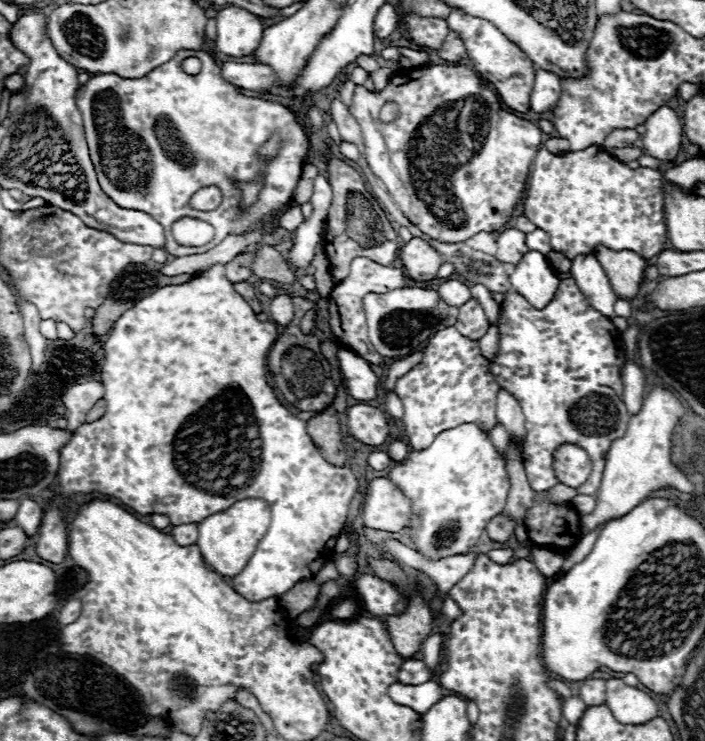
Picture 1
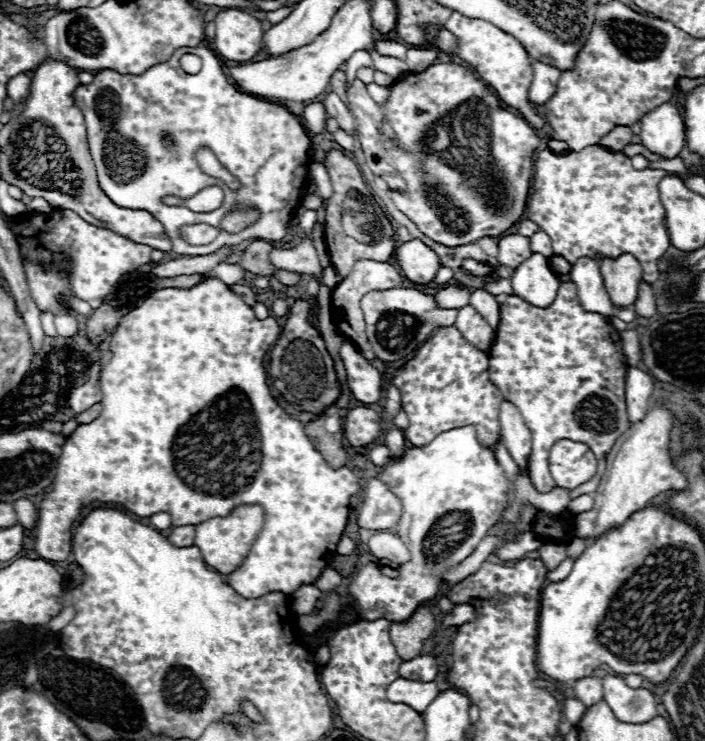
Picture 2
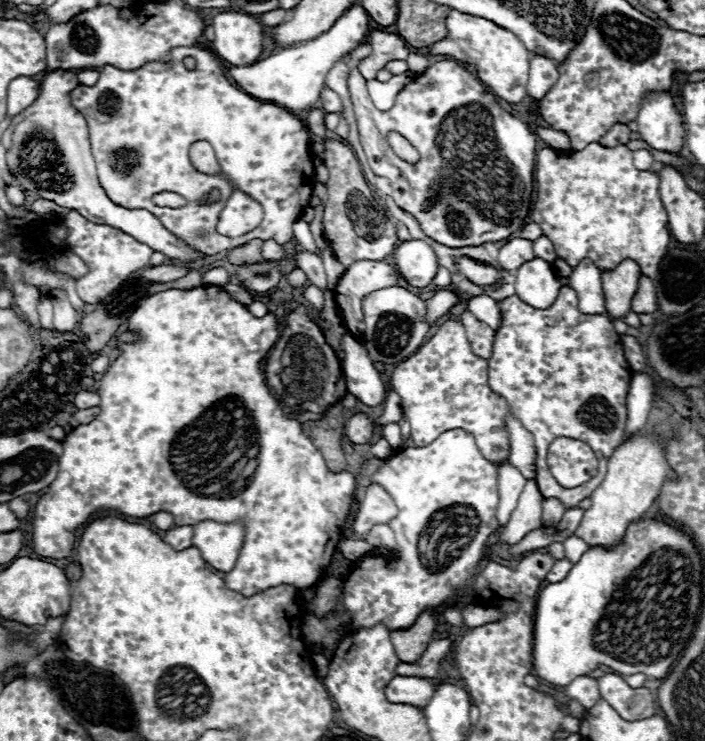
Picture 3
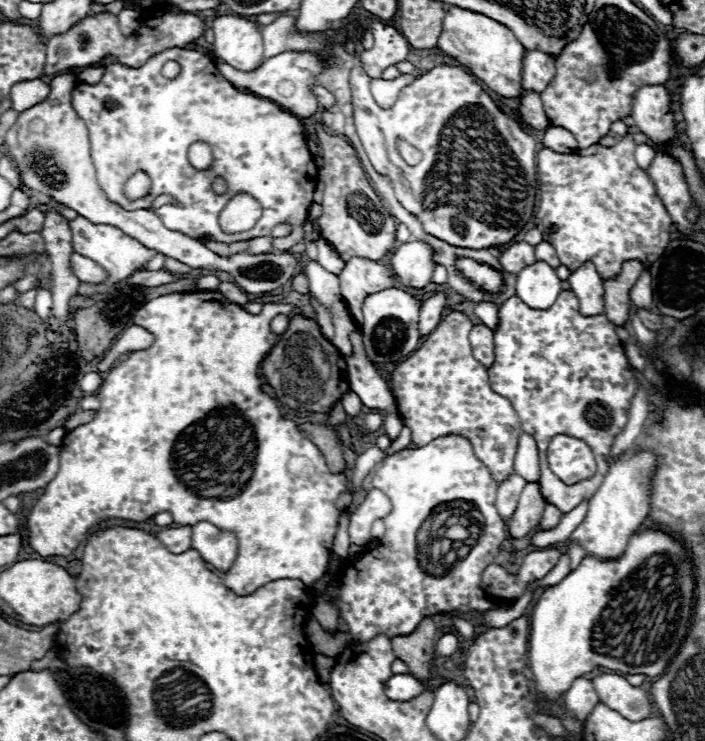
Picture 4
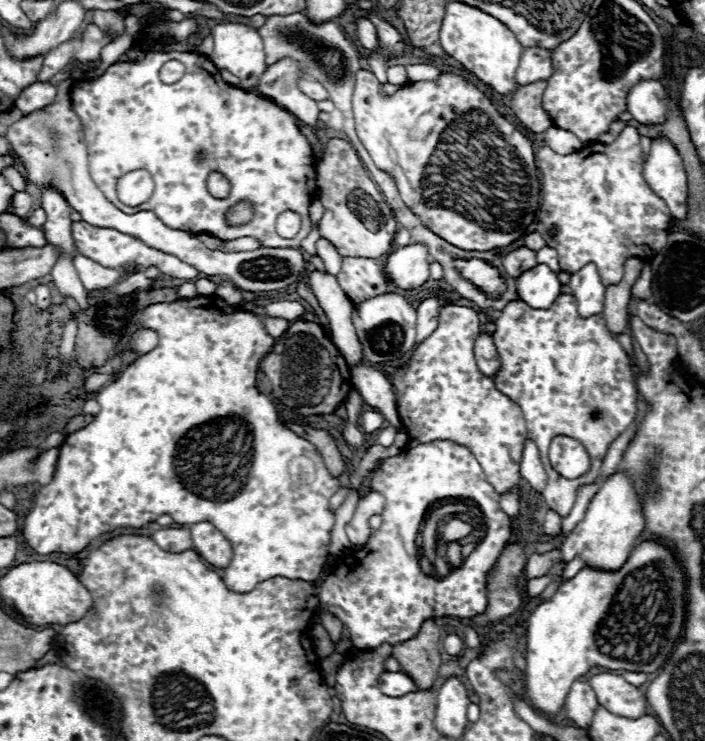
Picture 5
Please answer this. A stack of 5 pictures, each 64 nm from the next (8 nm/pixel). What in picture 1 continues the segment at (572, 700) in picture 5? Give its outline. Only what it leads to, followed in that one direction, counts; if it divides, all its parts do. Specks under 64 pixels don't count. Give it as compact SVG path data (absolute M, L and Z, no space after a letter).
M590 678L590 680L586 680L580 686L578 696L582 698L582 702L586 706L604 704L606 702L606 680L602 680L602 678Z

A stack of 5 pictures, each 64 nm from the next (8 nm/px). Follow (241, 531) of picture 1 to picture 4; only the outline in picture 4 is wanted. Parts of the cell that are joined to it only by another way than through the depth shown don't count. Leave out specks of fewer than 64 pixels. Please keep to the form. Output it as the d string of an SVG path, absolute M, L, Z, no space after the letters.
M198 522L192 526L192 548L218 570L232 568L238 556L238 540L234 532L220 530L210 522Z

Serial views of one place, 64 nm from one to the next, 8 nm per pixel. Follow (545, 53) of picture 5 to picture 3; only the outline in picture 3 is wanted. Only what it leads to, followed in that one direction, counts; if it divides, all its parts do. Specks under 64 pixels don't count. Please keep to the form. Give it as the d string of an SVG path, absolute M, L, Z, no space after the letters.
M538 54L530 56L530 70L528 70L528 84L526 92L534 100L542 100L546 92L554 86L554 80L558 80L558 68L556 62Z

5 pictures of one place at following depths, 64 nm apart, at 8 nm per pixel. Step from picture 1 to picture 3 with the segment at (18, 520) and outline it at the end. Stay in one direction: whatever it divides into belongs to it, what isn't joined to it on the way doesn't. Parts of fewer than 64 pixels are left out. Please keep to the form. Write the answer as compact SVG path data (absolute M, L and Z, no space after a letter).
M22 498L10 500L8 506L10 506L10 510L12 510L20 520L26 520L26 518L30 516L30 504L28 504L26 500L22 500Z

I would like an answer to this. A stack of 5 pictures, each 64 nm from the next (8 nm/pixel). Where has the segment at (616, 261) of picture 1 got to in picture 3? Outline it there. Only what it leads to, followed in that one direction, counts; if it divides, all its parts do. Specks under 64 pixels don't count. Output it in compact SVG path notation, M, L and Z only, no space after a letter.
M626 258L614 270L602 272L606 312L610 318L624 318L630 312L634 292L638 288L642 272L638 262Z

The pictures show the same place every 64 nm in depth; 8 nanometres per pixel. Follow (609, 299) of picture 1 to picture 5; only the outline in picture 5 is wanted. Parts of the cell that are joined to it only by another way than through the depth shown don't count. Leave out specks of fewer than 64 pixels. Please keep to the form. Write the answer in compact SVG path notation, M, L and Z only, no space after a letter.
M586 264L578 272L574 272L570 276L568 286L572 288L572 294L578 300L578 312L582 318L602 314L606 288L604 288L594 264Z

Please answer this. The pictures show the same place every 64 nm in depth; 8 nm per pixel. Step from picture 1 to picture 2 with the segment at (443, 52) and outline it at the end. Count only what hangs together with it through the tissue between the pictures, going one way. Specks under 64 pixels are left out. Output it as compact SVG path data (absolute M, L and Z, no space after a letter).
M446 28L440 30L440 36L438 36L438 48L446 54L456 54L456 48L458 48L458 42L456 38L452 36L452 32L448 32Z

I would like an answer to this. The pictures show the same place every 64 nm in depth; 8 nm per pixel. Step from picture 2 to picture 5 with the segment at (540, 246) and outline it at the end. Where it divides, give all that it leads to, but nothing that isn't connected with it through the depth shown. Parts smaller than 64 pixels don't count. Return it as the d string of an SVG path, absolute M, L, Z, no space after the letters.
M544 246L544 248L540 248L540 250L536 252L536 256L538 256L538 264L548 264L556 274L560 272L560 266L558 266L558 254L556 254L554 248Z

